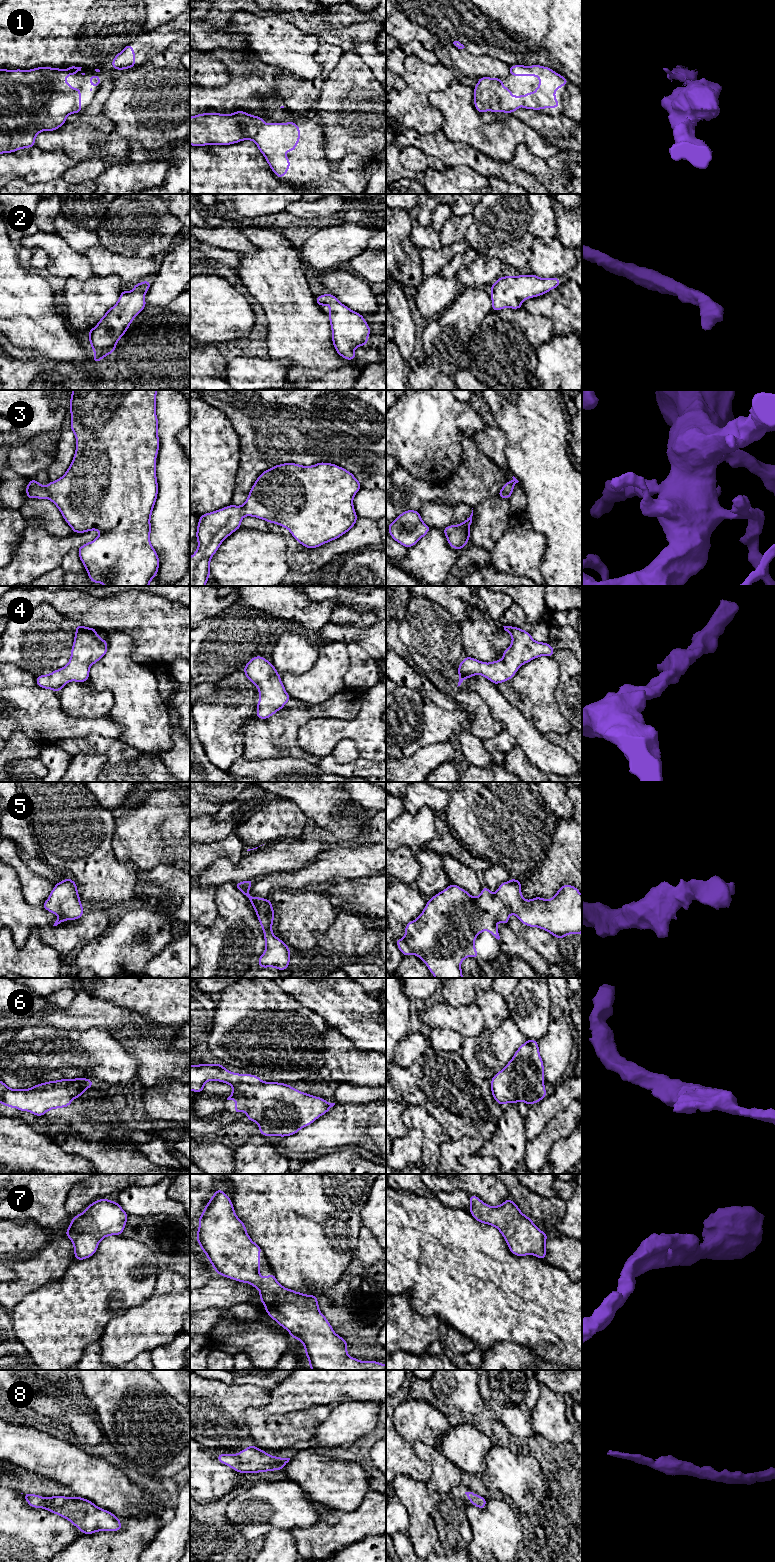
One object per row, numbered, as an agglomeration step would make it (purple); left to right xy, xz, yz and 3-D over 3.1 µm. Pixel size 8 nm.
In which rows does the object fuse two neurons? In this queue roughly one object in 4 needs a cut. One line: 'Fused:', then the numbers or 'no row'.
Fused: 1

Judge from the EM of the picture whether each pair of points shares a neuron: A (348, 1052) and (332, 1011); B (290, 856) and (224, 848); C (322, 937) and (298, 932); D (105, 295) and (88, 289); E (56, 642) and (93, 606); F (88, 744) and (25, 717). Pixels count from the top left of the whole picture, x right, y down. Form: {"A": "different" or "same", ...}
{"A": "different", "B": "different", "C": "different", "D": "same", "E": "different", "F": "different"}

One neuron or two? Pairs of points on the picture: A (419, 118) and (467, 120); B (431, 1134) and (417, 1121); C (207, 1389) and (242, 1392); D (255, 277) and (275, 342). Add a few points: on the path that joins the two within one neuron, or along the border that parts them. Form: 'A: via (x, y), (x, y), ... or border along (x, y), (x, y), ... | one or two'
A: border along (429, 100), (442, 115), (442, 130) | two
B: via (428, 1130), (421, 1123) | one
C: via (216, 1391), (233, 1392) | one
D: via (271, 293), (277, 306), (277, 326) | one

